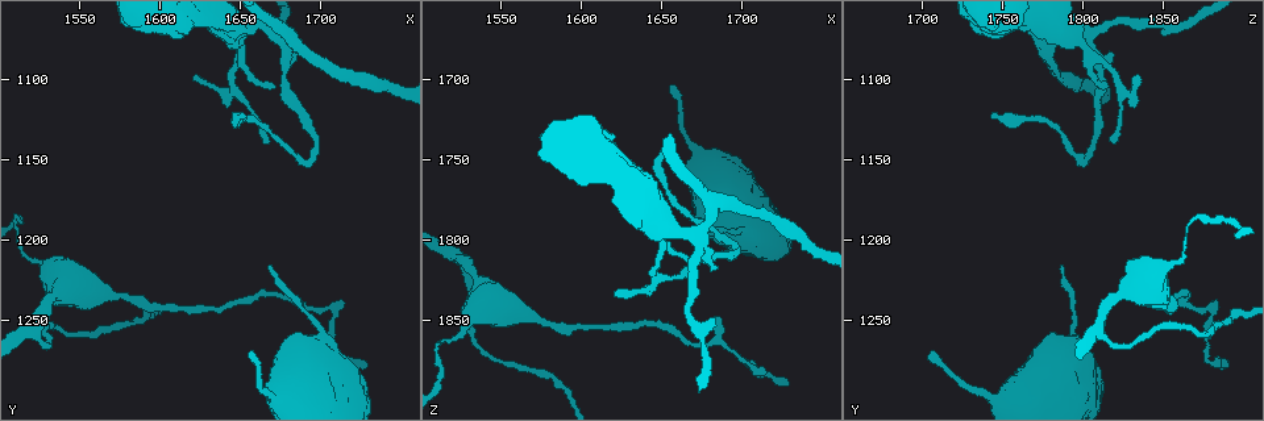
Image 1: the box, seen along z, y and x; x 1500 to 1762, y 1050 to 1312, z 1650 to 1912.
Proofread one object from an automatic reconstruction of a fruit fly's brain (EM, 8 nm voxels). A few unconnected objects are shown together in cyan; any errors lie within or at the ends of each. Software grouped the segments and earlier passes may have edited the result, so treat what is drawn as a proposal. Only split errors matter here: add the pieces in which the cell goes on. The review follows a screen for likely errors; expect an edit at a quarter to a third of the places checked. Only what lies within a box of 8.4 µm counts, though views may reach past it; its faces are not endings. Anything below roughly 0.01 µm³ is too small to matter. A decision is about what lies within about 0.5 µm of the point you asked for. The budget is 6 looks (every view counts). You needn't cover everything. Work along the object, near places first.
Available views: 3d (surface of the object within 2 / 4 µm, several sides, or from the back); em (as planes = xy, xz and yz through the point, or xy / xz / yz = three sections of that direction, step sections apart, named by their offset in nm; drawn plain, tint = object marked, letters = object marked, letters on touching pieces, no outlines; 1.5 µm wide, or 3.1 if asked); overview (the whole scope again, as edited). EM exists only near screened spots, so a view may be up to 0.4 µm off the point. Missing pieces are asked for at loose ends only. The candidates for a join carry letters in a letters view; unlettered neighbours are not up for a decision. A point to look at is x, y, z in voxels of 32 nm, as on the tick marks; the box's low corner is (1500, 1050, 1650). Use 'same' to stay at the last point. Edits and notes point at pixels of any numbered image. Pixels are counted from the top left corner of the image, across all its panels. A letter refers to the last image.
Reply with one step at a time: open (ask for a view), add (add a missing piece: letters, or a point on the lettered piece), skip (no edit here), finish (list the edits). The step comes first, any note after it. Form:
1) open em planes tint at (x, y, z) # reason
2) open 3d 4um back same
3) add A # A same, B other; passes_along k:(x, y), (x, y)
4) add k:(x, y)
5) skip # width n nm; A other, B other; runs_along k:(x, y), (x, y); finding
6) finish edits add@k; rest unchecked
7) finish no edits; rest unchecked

open em planes letters at (1668, 1140, 1818) # thin end

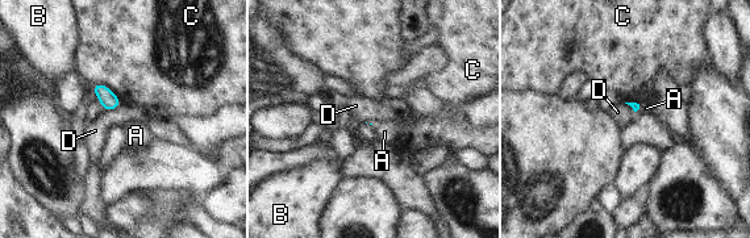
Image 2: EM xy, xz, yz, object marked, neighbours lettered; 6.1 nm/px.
skip # A other, B other, C other, D other; border 2:(123, 103), (105, 111); none of them fits

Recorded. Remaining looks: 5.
open em planes letters at (1656, 1272, 1702) # end of a long branch

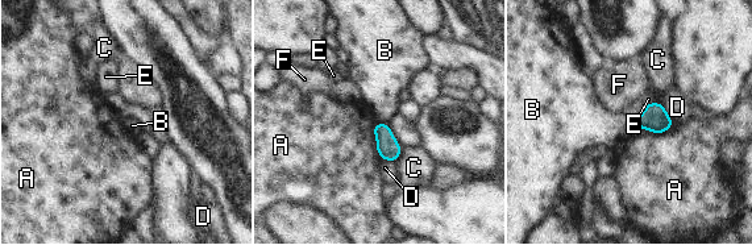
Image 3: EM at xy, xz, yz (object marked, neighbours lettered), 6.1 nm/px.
skip # width 130 nm; A other, B other, C other, D other, E other, F other; border 3:(636, 120), (638, 128); none of them fits

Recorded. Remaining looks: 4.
open 3d 4um at (1730, 1274, 1890)

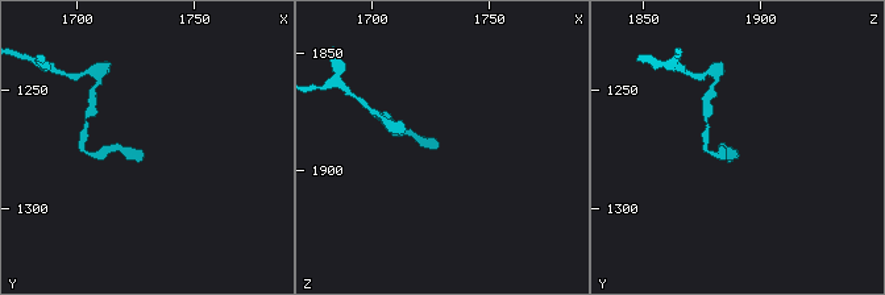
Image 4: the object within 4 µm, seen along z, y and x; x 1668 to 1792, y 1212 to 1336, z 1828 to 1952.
open em yz step 8 tint at (1729, 1275, 1889)

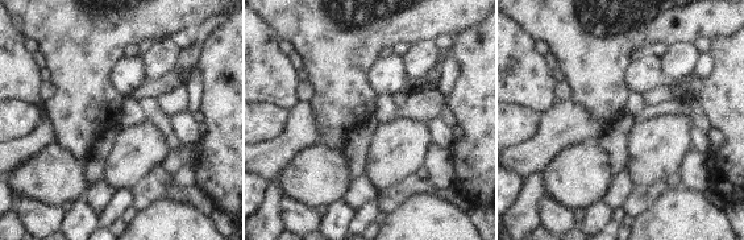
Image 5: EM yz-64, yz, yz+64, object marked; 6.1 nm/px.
open em planes letters same # another direction

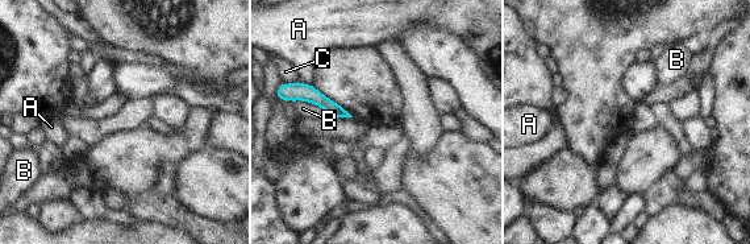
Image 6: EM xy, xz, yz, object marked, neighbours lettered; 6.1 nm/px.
skip # A other, B other, C other; border 6:(294, 100), (312, 102), (330, 115); none of them fits

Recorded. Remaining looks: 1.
finish no edits; rest unchecked

